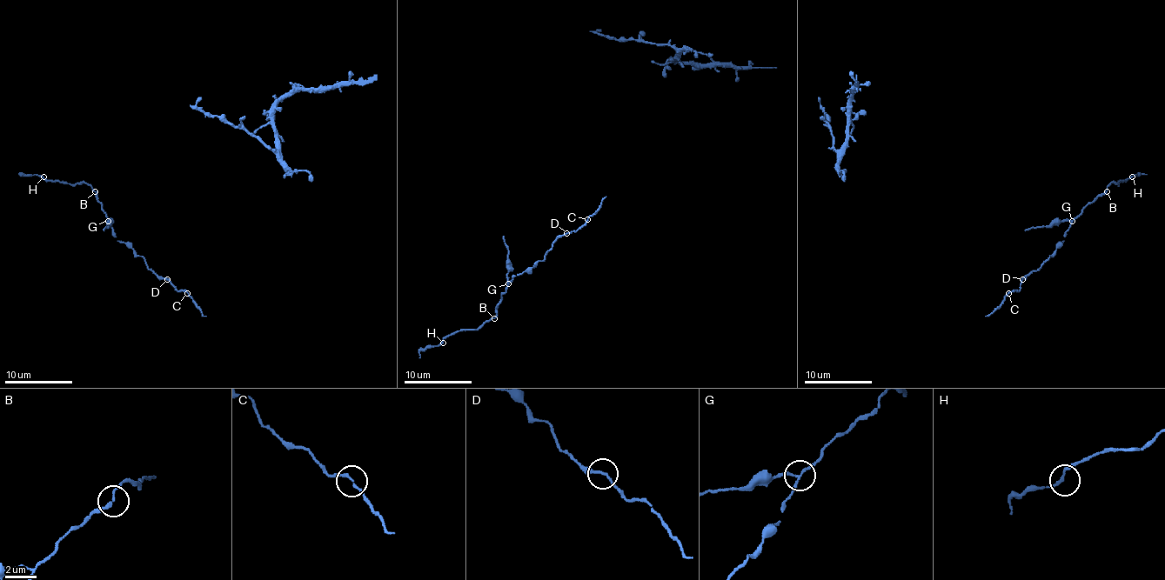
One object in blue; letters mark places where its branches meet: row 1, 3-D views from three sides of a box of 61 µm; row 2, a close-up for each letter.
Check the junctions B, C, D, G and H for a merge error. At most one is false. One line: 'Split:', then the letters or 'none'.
Split: G

